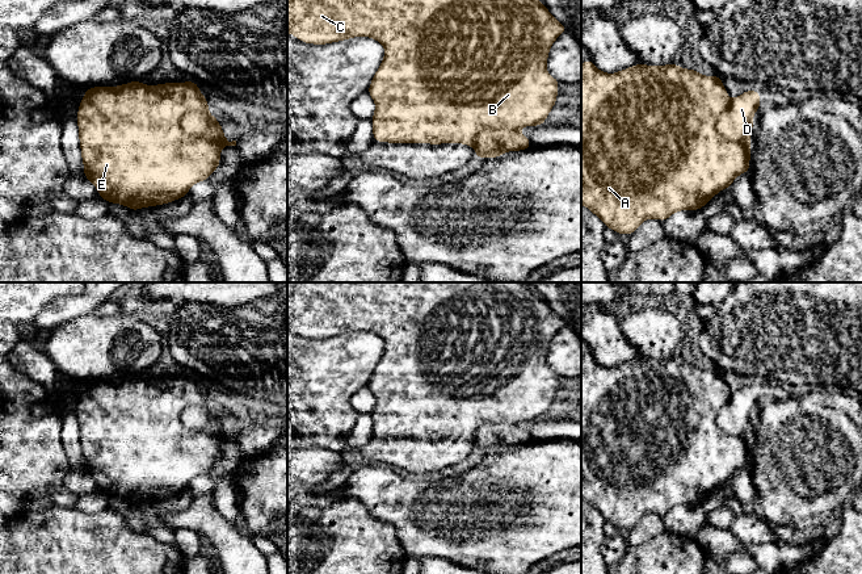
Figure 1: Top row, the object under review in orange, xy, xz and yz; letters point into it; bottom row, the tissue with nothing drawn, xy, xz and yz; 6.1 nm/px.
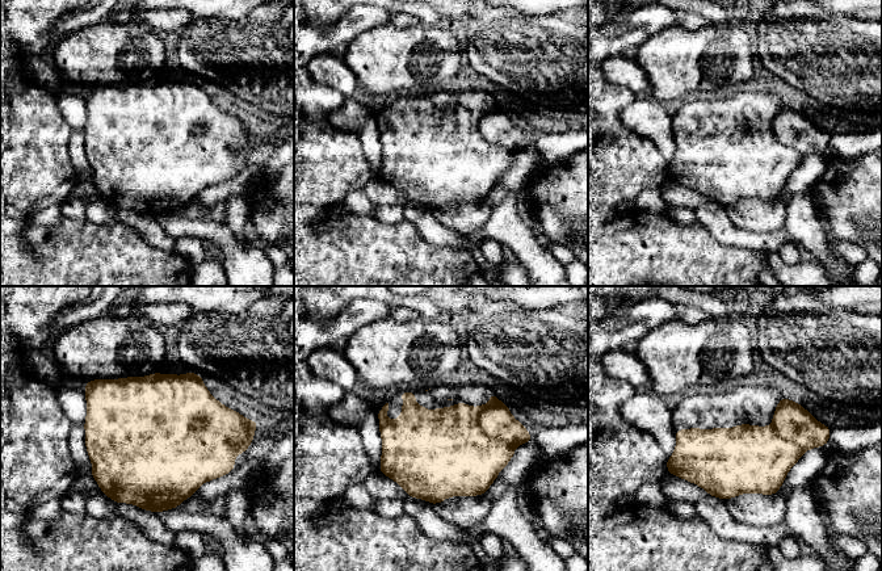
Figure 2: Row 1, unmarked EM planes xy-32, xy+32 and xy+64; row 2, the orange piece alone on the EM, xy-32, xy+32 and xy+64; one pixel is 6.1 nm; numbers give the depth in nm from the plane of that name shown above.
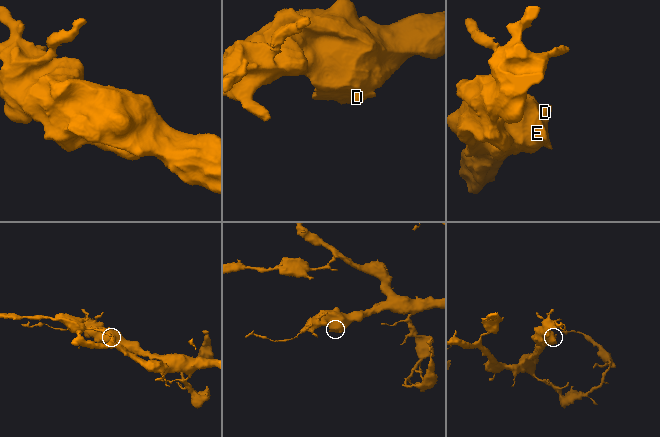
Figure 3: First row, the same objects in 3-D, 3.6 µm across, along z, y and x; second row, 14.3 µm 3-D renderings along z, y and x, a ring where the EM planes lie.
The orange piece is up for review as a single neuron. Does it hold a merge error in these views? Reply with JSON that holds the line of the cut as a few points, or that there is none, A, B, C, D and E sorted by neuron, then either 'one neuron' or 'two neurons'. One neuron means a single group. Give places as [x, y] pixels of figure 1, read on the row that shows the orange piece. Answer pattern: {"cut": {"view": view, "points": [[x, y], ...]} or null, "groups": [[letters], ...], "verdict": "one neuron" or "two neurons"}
{"cut": {"view": "xy", "points": [[181, 118], [181, 126], [189, 134], [205, 135], [209, 132]]}, "groups": [["A", "B", "C", "E"], ["D"]], "verdict": "two neurons"}

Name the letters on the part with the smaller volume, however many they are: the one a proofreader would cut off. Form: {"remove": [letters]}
{"remove": ["D"]}

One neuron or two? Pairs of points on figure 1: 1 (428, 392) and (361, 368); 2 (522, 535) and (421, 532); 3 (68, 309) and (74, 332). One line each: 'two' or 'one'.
1: two
2: one
3: two

